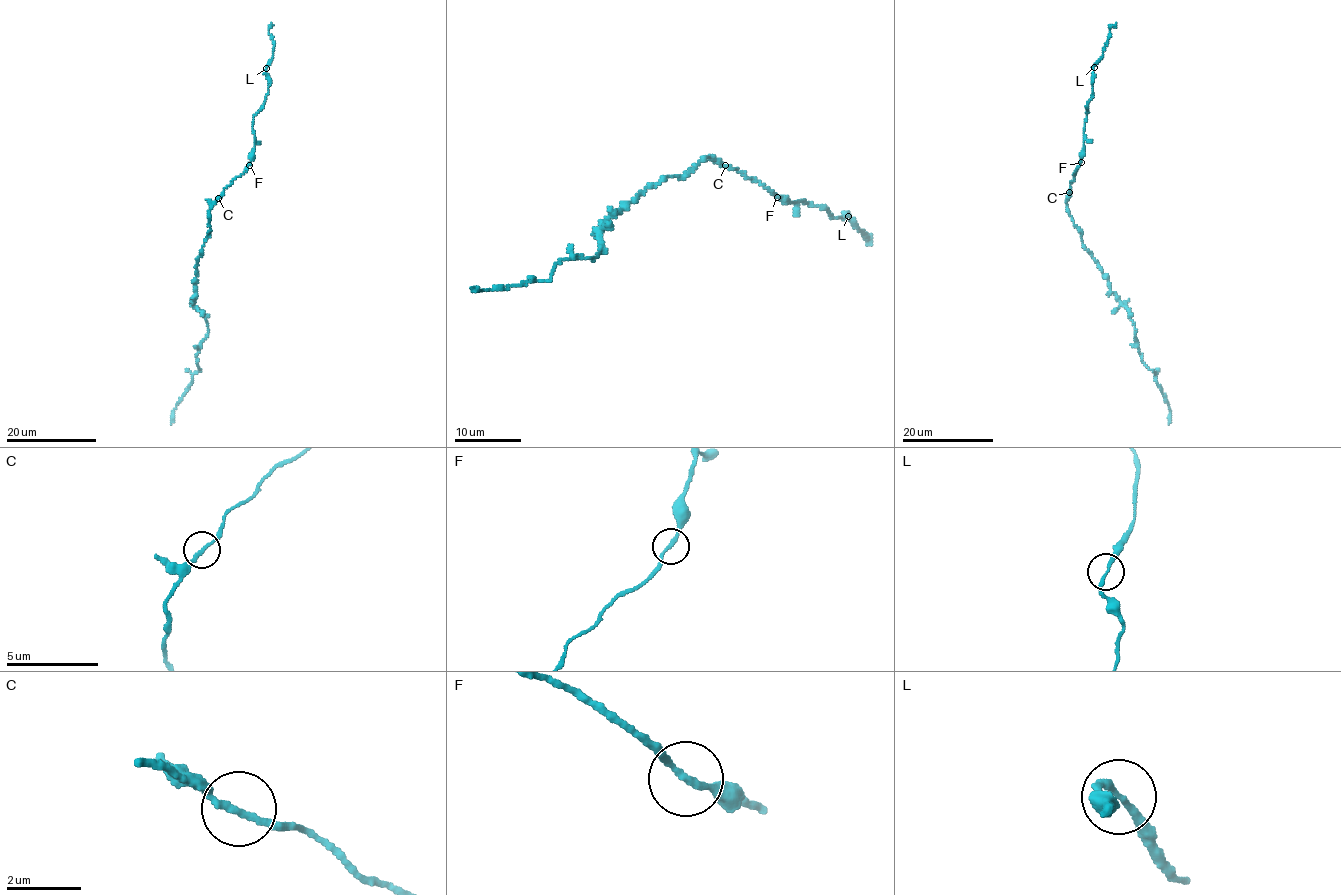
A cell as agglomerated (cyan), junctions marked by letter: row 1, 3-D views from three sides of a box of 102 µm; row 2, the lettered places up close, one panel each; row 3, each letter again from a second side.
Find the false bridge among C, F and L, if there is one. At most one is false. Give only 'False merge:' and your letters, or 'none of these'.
False merge: none of these

